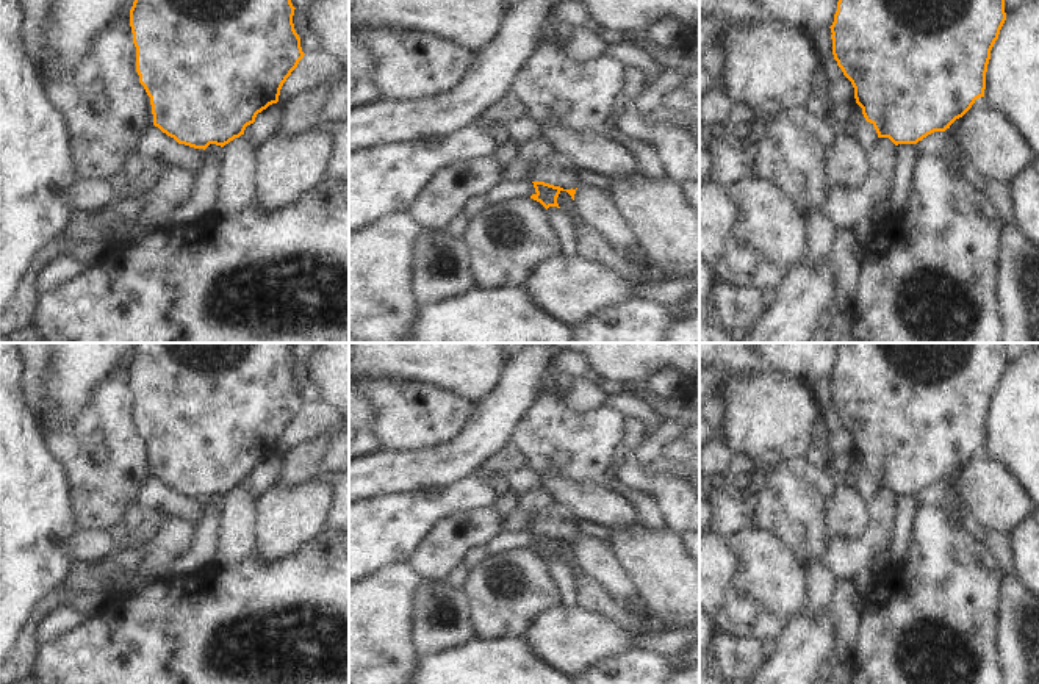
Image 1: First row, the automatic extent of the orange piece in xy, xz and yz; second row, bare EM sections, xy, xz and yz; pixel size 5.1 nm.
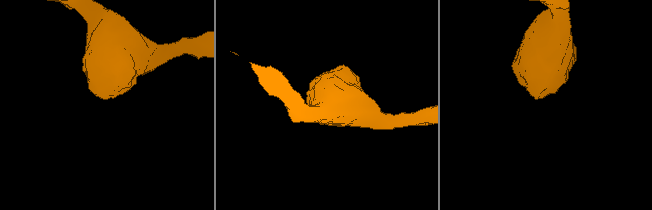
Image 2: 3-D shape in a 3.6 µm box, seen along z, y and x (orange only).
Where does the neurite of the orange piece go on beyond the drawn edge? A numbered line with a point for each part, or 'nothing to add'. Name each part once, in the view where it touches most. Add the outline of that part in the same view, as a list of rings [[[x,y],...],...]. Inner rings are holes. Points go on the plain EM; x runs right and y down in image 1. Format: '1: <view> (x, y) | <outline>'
nothing to add

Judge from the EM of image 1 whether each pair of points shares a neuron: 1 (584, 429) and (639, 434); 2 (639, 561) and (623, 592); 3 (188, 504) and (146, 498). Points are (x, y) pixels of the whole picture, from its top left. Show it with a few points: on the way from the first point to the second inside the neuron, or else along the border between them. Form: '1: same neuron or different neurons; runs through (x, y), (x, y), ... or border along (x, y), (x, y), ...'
1: different neurons; border along (628, 418), (628, 437), (625, 440)
2: different neurons; border along (611, 545), (636, 583), (640, 595)
3: same neuron; runs through (177, 504), (166, 498), (157, 498)

